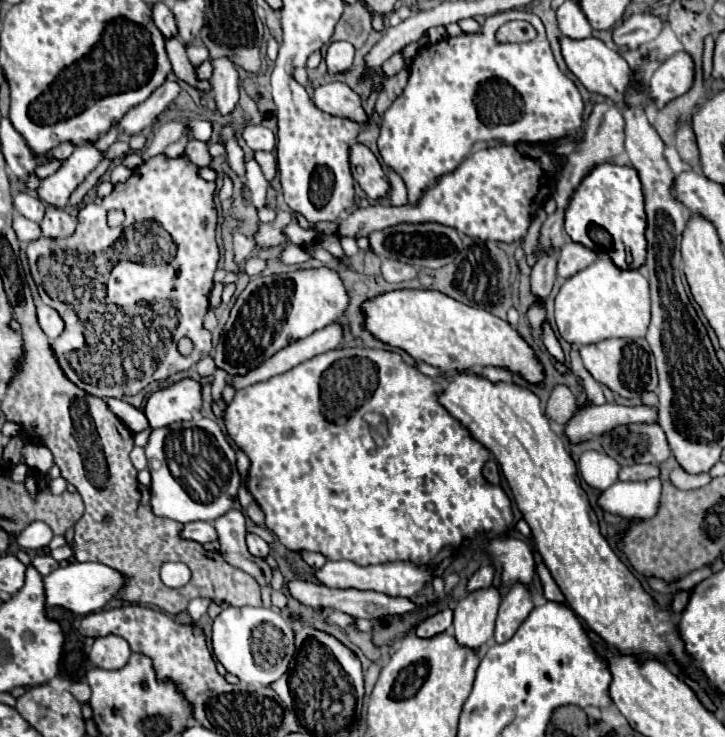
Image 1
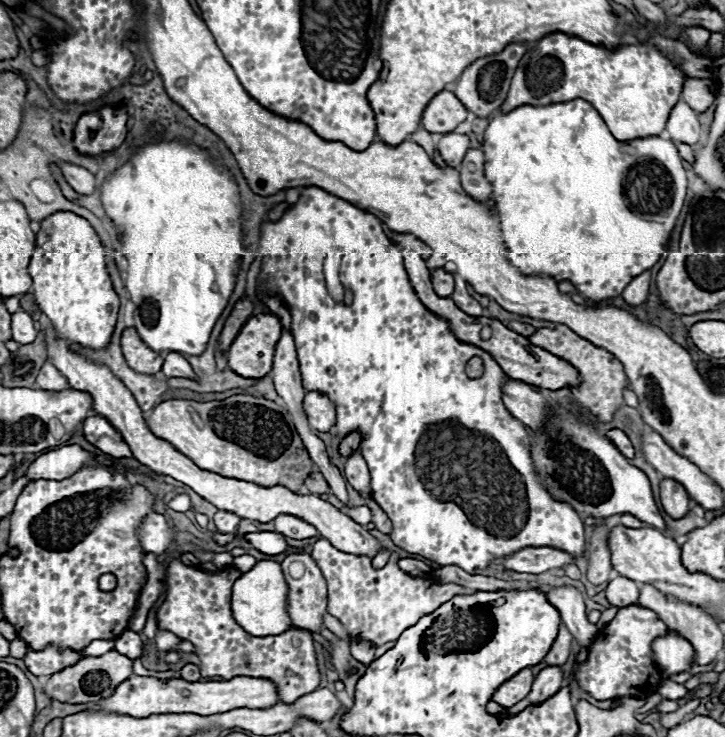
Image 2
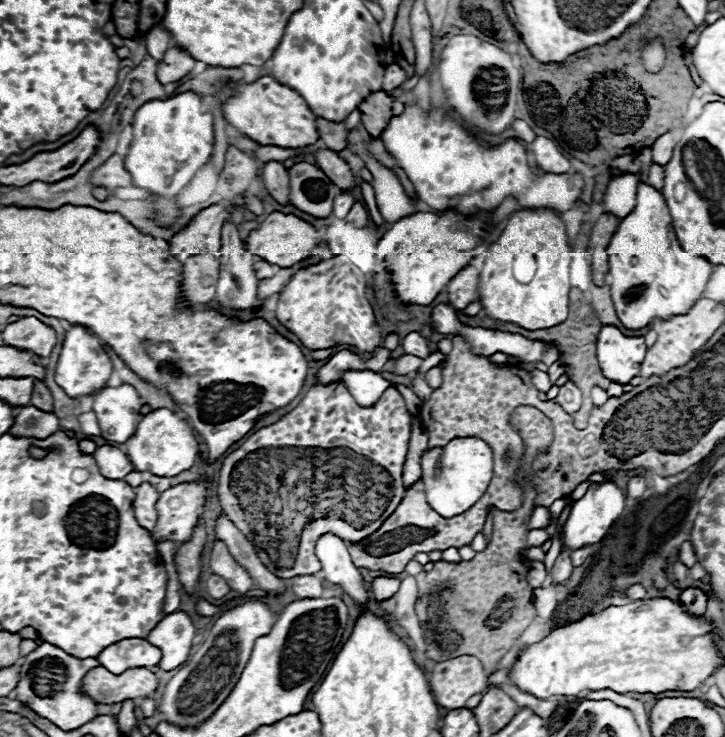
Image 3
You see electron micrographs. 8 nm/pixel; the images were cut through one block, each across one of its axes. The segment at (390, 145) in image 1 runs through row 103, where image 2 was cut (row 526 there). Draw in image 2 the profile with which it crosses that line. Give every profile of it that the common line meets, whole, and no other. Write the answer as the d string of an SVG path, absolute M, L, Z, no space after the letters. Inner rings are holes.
M314 186L302 188L300 196L302 198L294 206L290 206L278 222L266 222L264 228L262 228L260 252L266 258L262 262L262 270L260 270L262 274L258 274L258 282L262 282L266 290L276 294L292 314L292 336L294 336L296 350L298 350L304 388L308 392L328 394L328 398L336 406L336 424L330 428L330 434L338 436L338 438L344 438L350 432L360 432L362 434L360 452L362 452L364 460L368 462L368 468L370 468L370 474L372 474L372 498L380 504L380 508L384 512L388 512L388 518L392 520L394 530L392 530L390 536L392 536L394 544L404 548L410 554L420 554L420 556L424 556L428 560L434 560L442 566L456 564L468 574L478 574L480 570L486 570L486 566L492 564L496 558L510 556L510 554L520 552L522 548L530 548L530 546L532 548L546 548L546 546L548 548L558 548L558 550L564 550L564 552L572 554L574 558L582 556L584 534L582 534L580 516L576 514L576 510L572 506L554 500L552 494L544 488L544 484L542 484L542 480L540 480L540 476L534 468L534 462L530 458L528 430L502 404L500 394L502 394L502 386L508 380L504 370L482 348L460 342L452 334L450 324L444 318L440 318L440 316L432 314L428 308L424 308L424 304L418 300L414 288L410 286L408 274L406 274L404 264L402 264L400 250L384 234L382 224L374 214L368 214L368 212L360 210L358 206L354 206L352 202L346 202L346 200L342 200L338 196L332 196L332 194L328 194L320 188L314 188ZM342 284L354 292L354 302L350 306L346 306L342 302L336 302L344 299L345 289ZM472 356L480 356L484 360L484 374L476 380L468 378L466 372L464 372L464 366Z

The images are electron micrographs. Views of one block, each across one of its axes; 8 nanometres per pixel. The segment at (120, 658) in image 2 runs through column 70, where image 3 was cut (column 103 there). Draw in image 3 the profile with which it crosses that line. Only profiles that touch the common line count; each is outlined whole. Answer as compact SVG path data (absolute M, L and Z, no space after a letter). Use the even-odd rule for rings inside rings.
M92 668L84 676L84 692L98 704L116 704L128 698L150 696L158 688L158 678L150 668L128 668L120 676L112 676L106 668Z

